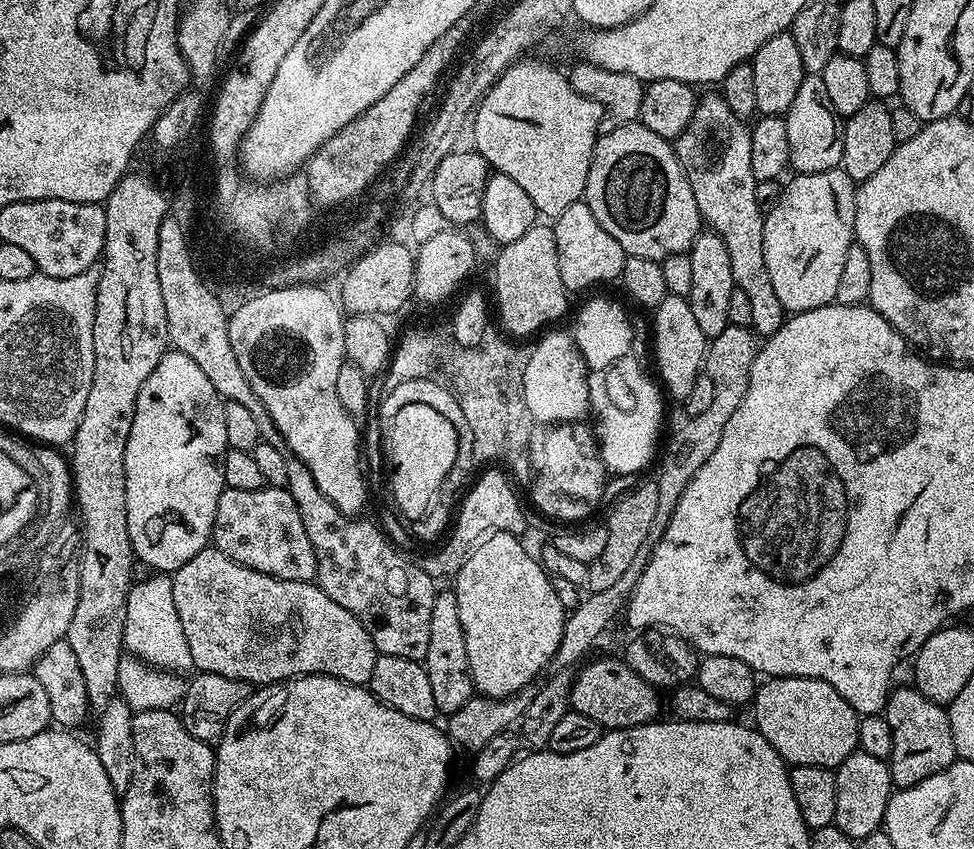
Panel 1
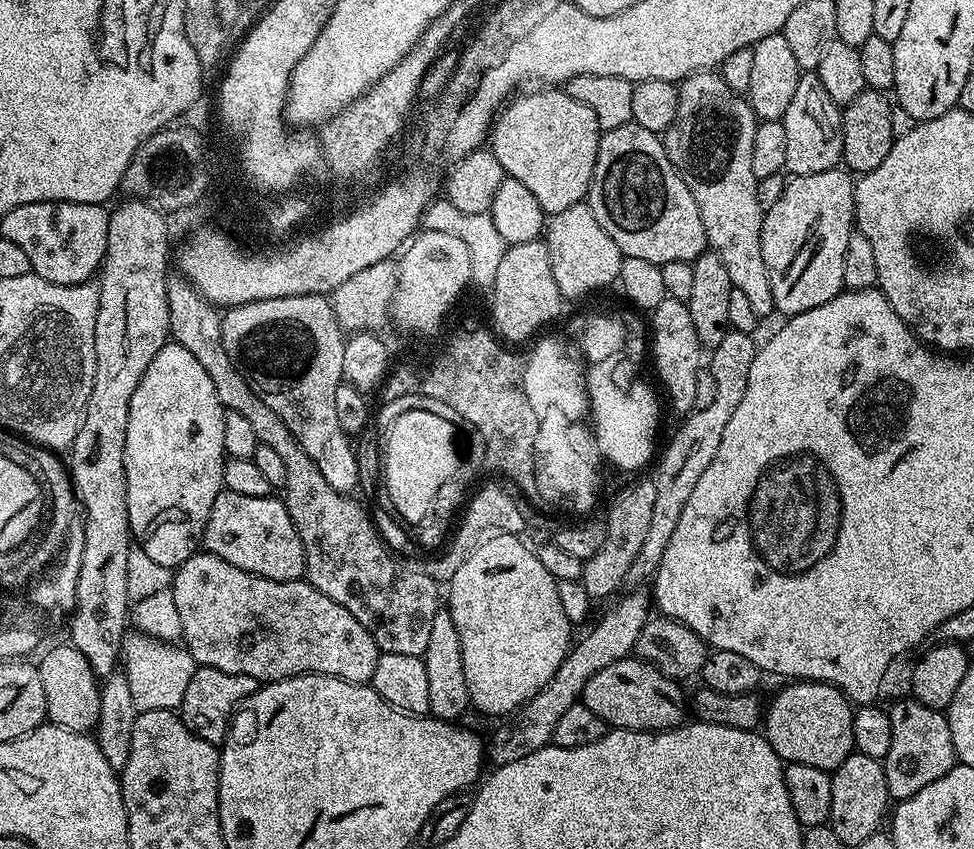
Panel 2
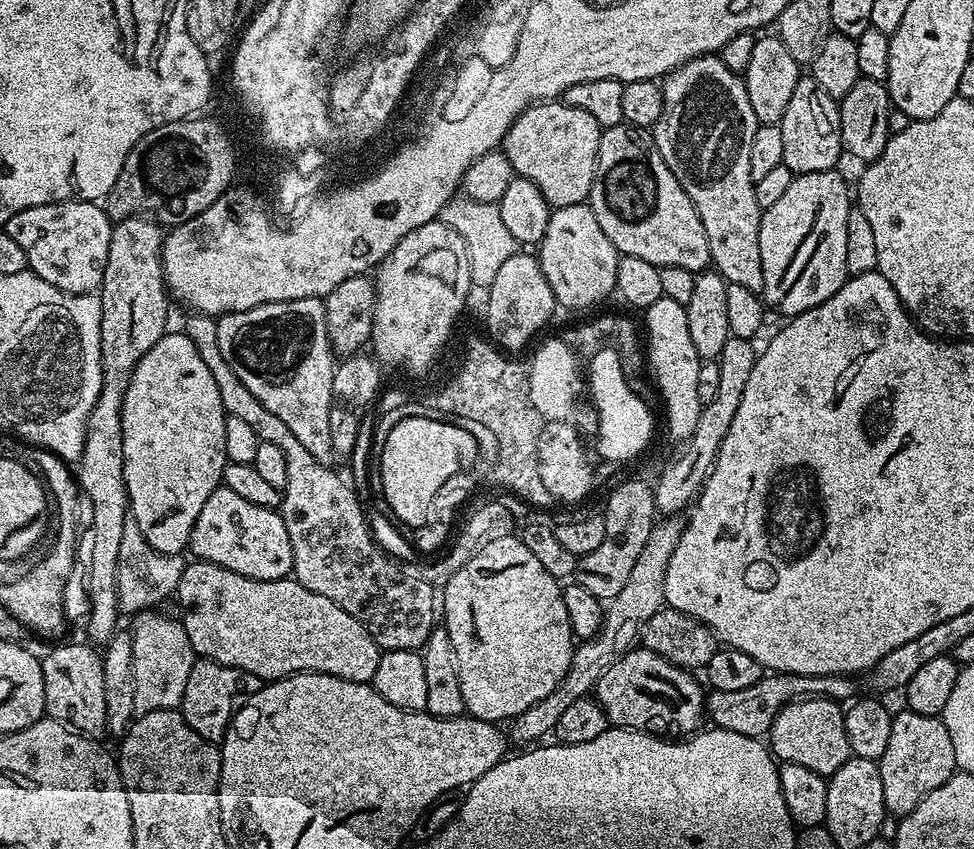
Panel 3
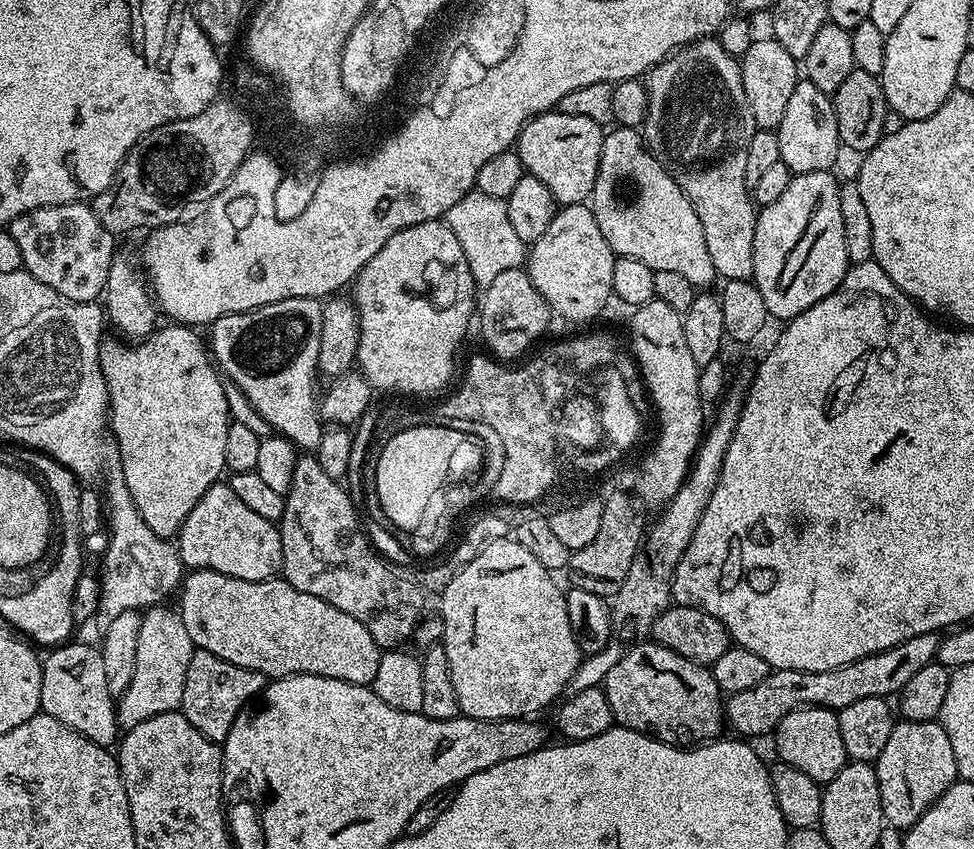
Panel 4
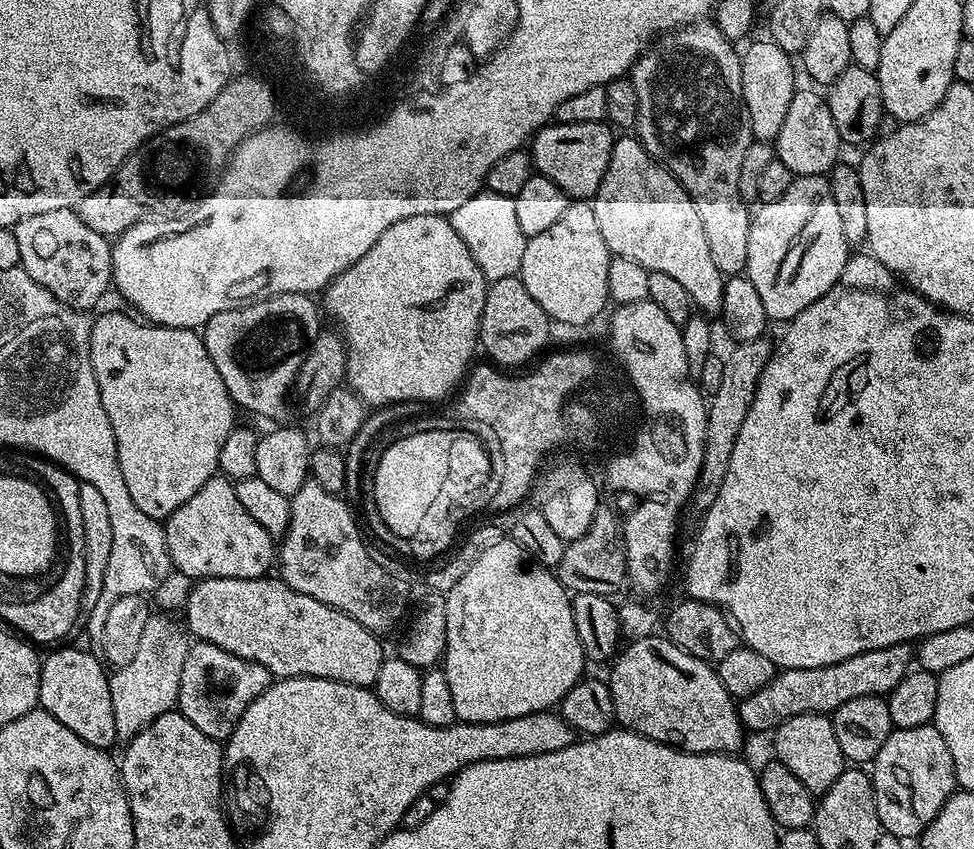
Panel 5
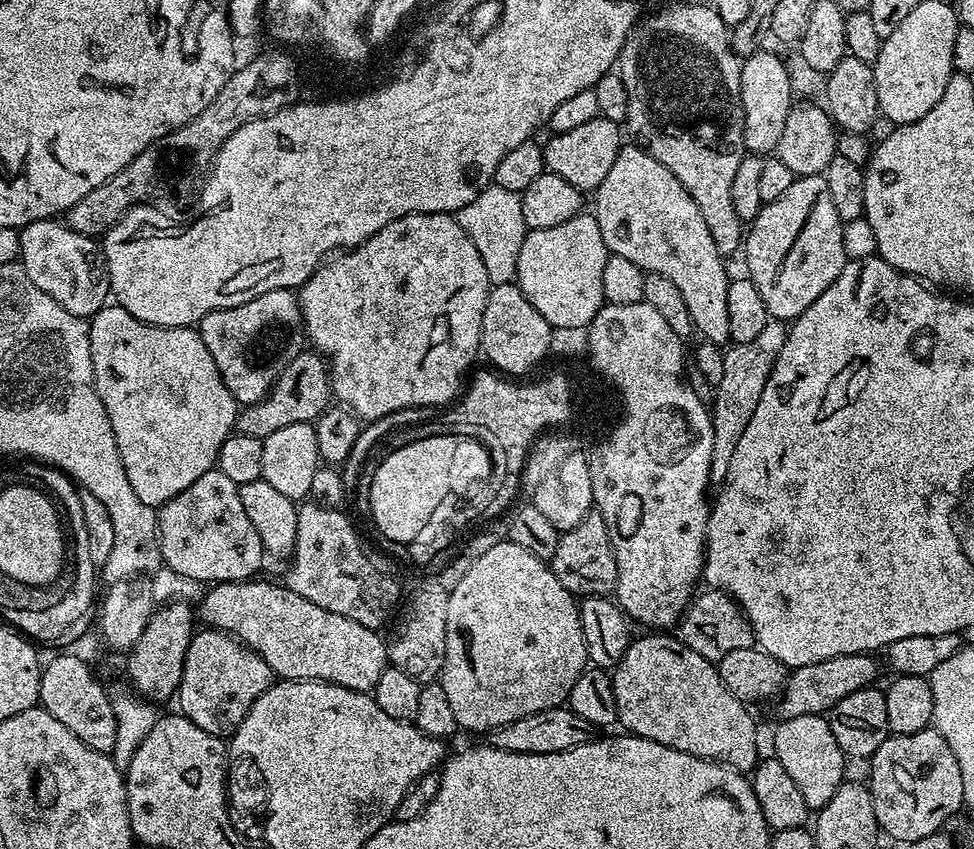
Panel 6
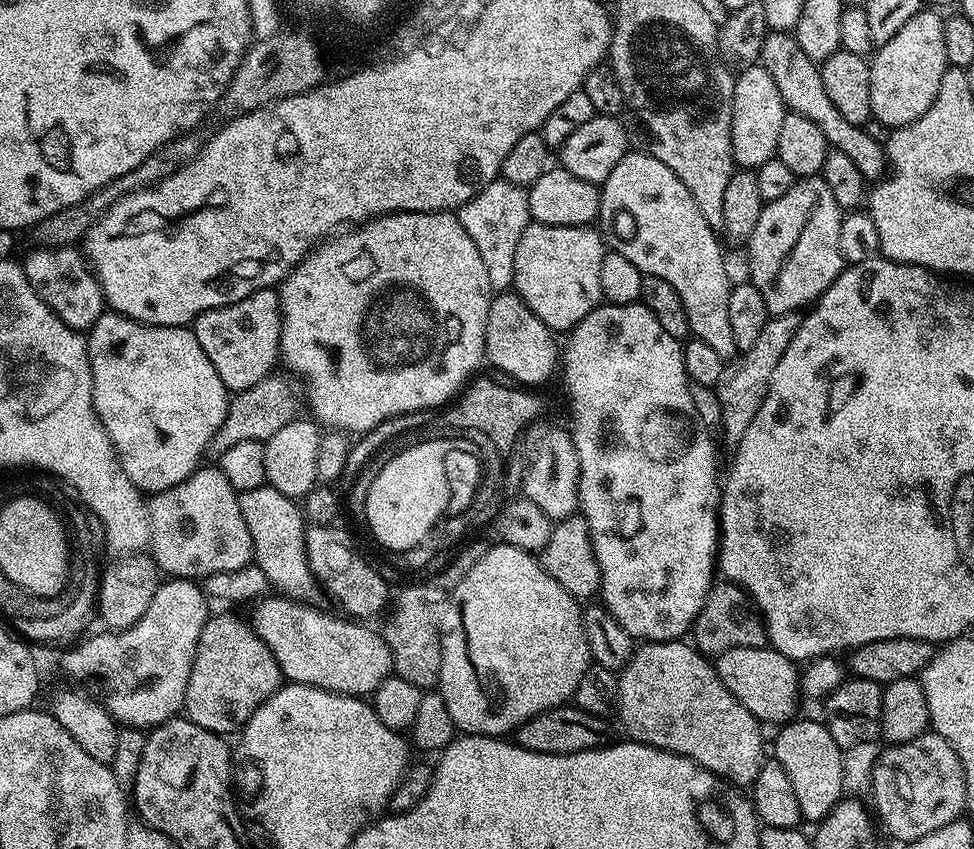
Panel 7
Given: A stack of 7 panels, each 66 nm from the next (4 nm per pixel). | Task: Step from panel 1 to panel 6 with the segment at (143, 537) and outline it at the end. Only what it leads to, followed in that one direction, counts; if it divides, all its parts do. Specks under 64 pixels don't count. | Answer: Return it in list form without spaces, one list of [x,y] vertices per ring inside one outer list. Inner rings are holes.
[[[109,302],[104,307],[99,308],[88,320],[88,333],[90,334],[90,358],[92,359],[92,369],[94,370],[94,382],[98,390],[98,398],[102,398],[102,406],[106,406],[106,414],[110,418],[110,426],[114,430],[114,438],[118,446],[118,454],[122,458],[122,466],[126,466],[126,478],[130,478],[130,486],[134,486],[134,494],[142,498],[151,508],[159,509],[186,486],[198,482],[202,474],[206,474],[211,468],[216,467],[216,455],[226,442],[226,438],[232,435],[238,424],[238,405],[230,394],[226,382],[222,382],[222,374],[218,366],[214,366],[214,358],[210,358],[210,350],[206,350],[206,342],[202,342],[199,331],[195,327],[187,328],[163,328],[142,322],[134,318],[126,309],[121,308],[115,302]]]

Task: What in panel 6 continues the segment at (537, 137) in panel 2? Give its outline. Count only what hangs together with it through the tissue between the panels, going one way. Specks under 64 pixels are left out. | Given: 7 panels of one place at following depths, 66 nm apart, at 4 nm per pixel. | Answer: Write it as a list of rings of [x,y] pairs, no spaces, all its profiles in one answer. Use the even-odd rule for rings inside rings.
[[[598,115],[574,130],[549,135],[548,144],[543,145],[544,167],[547,171],[558,174],[558,178],[566,178],[566,182],[579,188],[581,193],[591,193],[602,182],[602,178],[606,178],[610,166],[614,166],[614,158],[618,158],[622,147],[620,131],[621,125]]]

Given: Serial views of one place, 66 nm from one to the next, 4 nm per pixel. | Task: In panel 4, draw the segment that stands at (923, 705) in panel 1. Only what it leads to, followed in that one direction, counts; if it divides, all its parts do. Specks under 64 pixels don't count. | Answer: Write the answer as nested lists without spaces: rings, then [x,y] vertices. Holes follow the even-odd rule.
[[[901,719],[899,722],[893,723],[890,738],[886,738],[886,746],[882,746],[882,754],[874,762],[874,767],[880,787],[885,821],[891,827],[893,824],[894,827],[900,828],[899,830],[907,830],[914,822],[918,822],[918,818],[922,818],[922,814],[926,814],[928,807],[958,779],[954,746],[950,746],[950,738],[946,734],[946,730],[936,720],[914,722]]]

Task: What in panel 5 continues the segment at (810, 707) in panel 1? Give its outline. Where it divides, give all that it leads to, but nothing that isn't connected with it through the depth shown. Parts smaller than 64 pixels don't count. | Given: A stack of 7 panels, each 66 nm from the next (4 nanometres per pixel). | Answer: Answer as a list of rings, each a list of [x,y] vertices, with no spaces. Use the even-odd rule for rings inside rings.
[[[811,712],[810,714],[798,714],[782,726],[778,726],[774,733],[776,739],[775,759],[786,766],[802,781],[802,786],[810,790],[813,796],[819,798],[824,795],[834,782],[838,782],[838,774],[842,774],[846,767],[846,761],[842,754],[842,746],[838,746],[838,734],[834,734],[834,726],[827,715]]]

